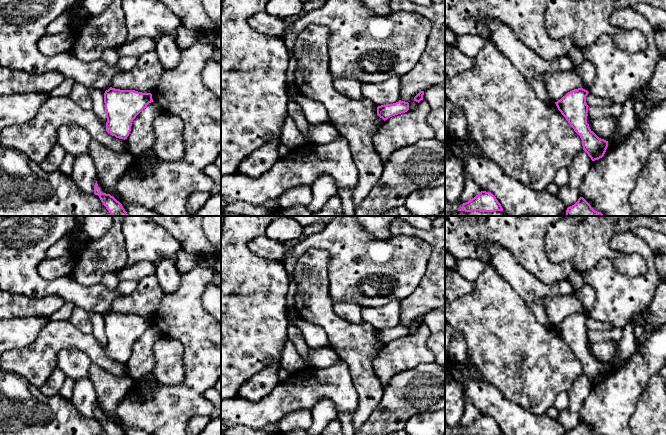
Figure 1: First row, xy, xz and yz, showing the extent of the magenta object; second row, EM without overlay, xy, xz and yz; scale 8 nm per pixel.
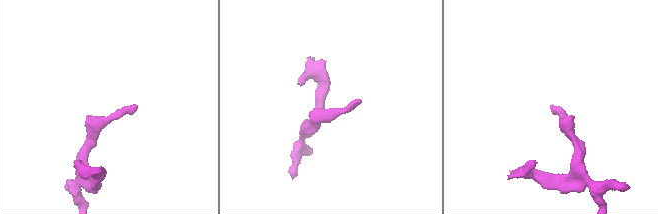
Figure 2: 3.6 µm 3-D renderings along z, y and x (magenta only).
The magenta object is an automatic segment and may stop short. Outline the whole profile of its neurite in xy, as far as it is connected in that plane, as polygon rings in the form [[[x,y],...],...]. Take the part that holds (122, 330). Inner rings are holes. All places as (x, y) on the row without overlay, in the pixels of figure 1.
[[[110,311],[104,317],[106,355],[116,362],[127,363],[133,344],[151,326],[154,326],[151,317]]]

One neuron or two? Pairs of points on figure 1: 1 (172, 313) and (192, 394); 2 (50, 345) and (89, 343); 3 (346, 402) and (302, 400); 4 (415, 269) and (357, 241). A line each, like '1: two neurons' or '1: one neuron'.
1: one neuron
2: one neuron
3: one neuron
4: one neuron

